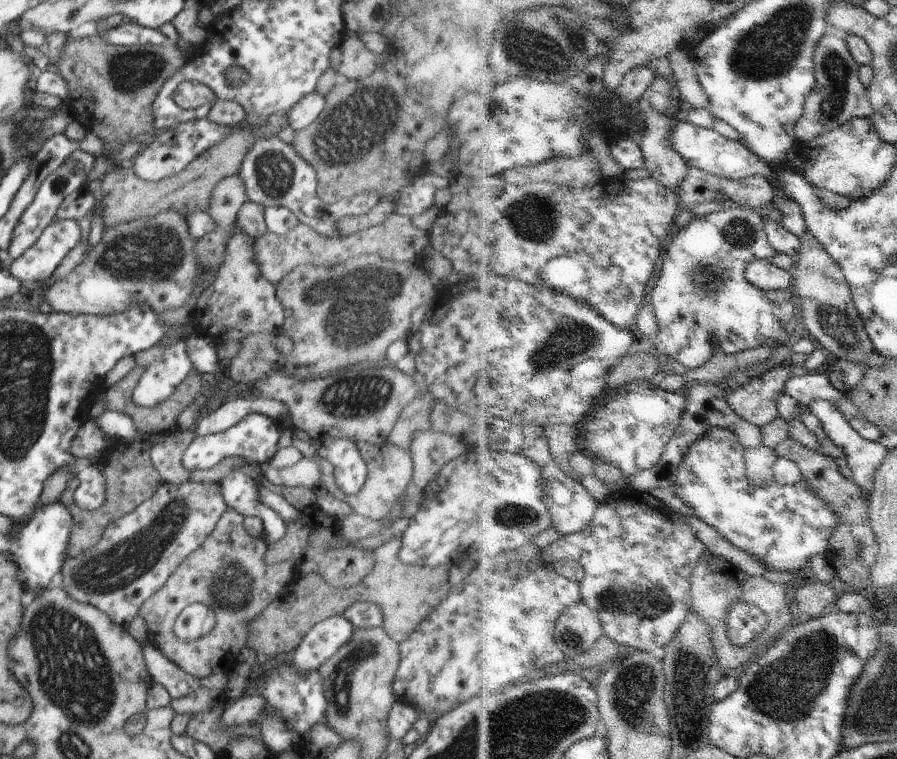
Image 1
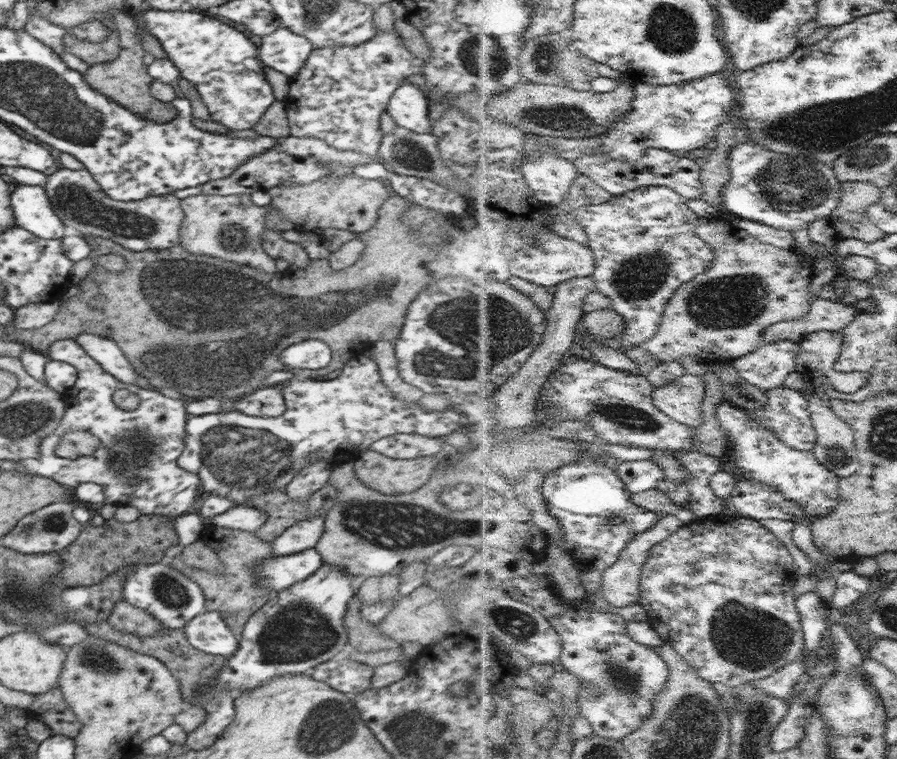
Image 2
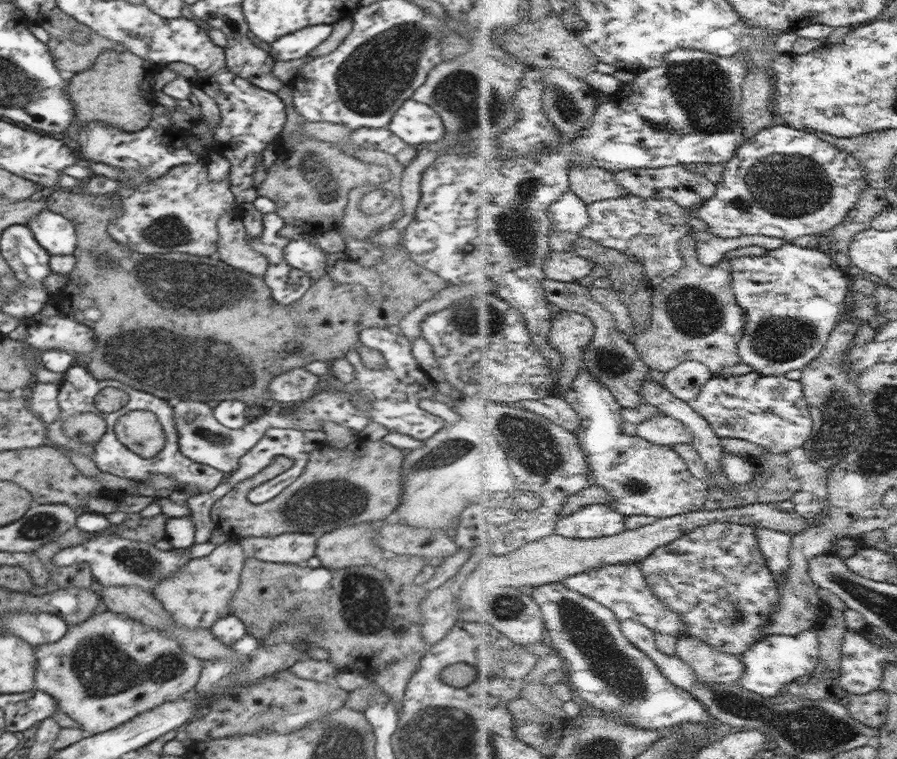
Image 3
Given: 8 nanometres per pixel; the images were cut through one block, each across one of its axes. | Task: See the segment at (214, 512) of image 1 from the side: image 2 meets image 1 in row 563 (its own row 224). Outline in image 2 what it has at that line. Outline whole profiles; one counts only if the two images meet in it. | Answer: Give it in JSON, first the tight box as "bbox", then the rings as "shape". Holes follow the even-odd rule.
{"bbox":[44,168,184,253],"shape":[[[60,168],[55,174],[48,175],[44,188],[52,209],[64,226],[72,226],[82,235],[107,239],[136,253],[150,250],[156,252],[181,245],[180,228],[184,209],[174,193],[120,202],[104,193],[88,170],[68,168]]]}

